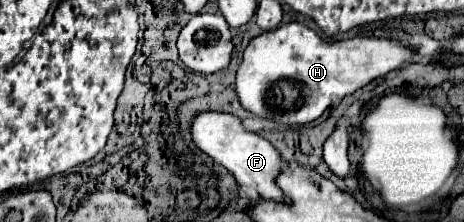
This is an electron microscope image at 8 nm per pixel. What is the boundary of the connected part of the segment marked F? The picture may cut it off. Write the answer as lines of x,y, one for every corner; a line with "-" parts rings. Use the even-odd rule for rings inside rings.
201,112
195,116
191,124
191,136
193,136
193,142
205,154
209,154
221,166
225,166
239,184
243,184
249,190
253,188
263,200
267,198
267,200
283,202
283,204
291,202
287,196
283,196
283,190
277,186
277,176
283,170
283,158
279,150
269,140
261,138
259,134
245,130
237,116
225,114
225,112

